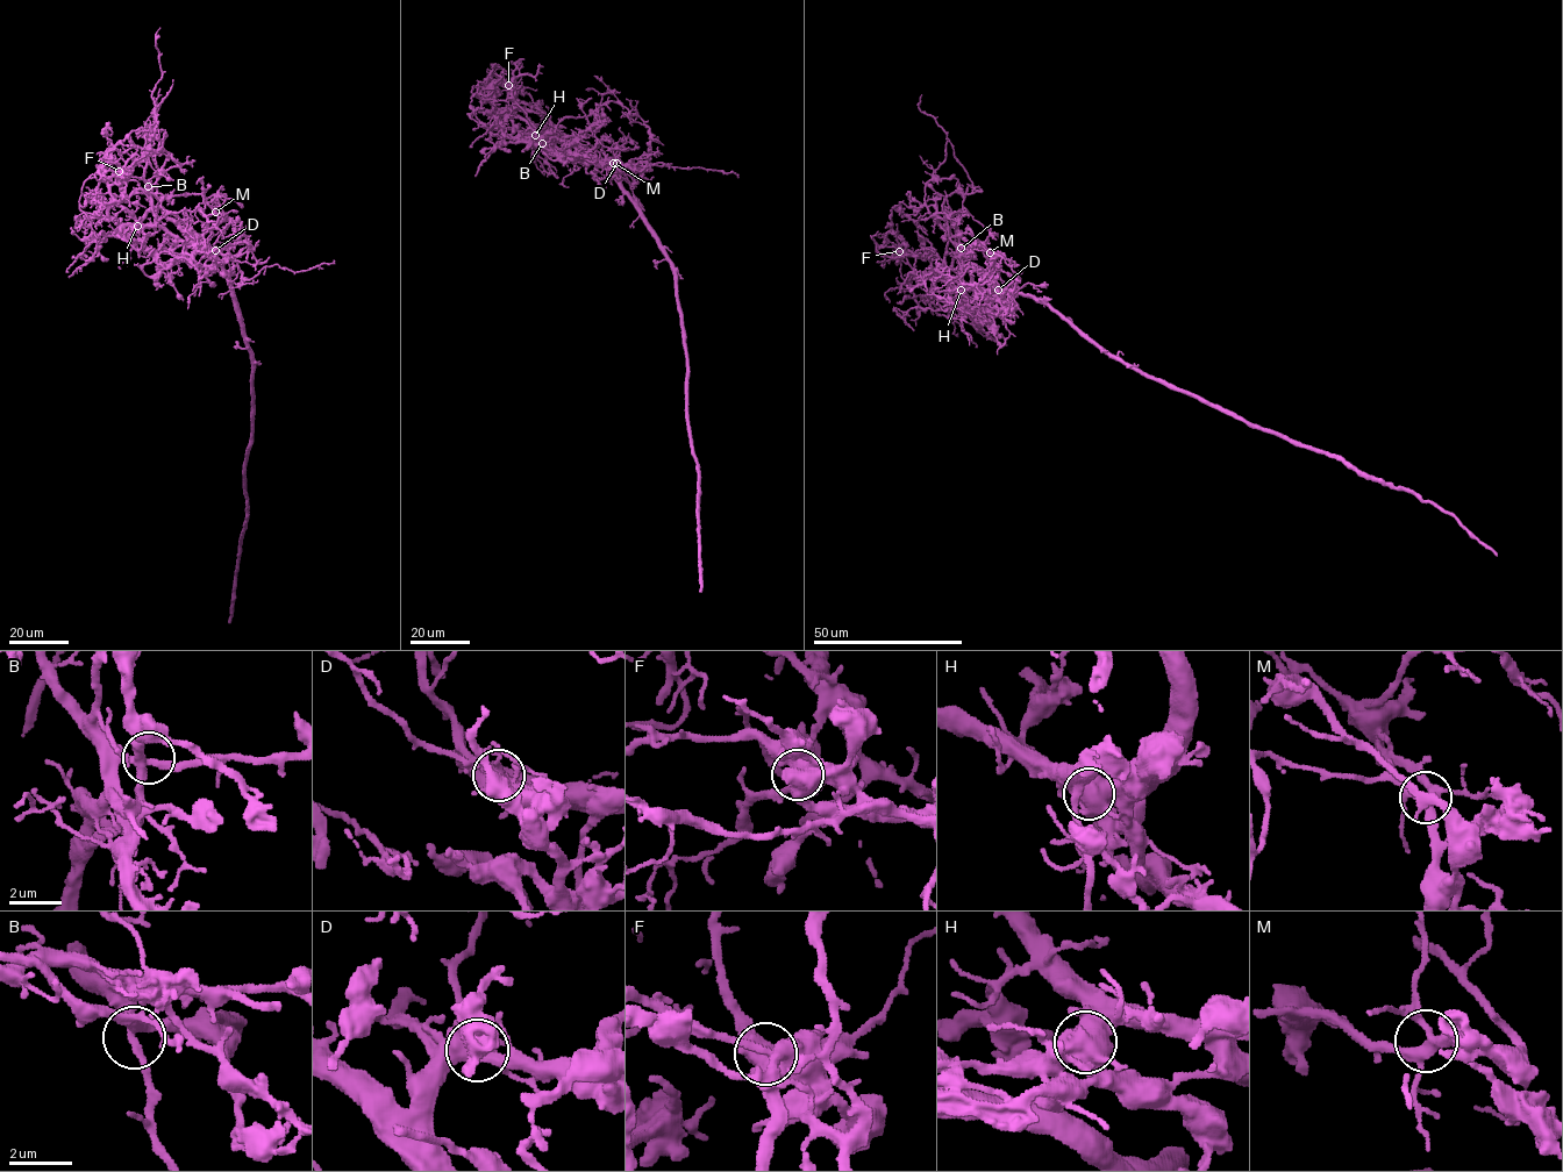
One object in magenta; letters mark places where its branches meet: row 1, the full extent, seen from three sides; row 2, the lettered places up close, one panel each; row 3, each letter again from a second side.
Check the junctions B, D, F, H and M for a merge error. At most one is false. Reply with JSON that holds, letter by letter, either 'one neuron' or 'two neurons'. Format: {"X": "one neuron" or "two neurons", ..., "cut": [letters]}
{"B": "one neuron", "D": "one neuron", "F": "one neuron", "H": "one neuron", "M": "one neuron", "cut": []}

